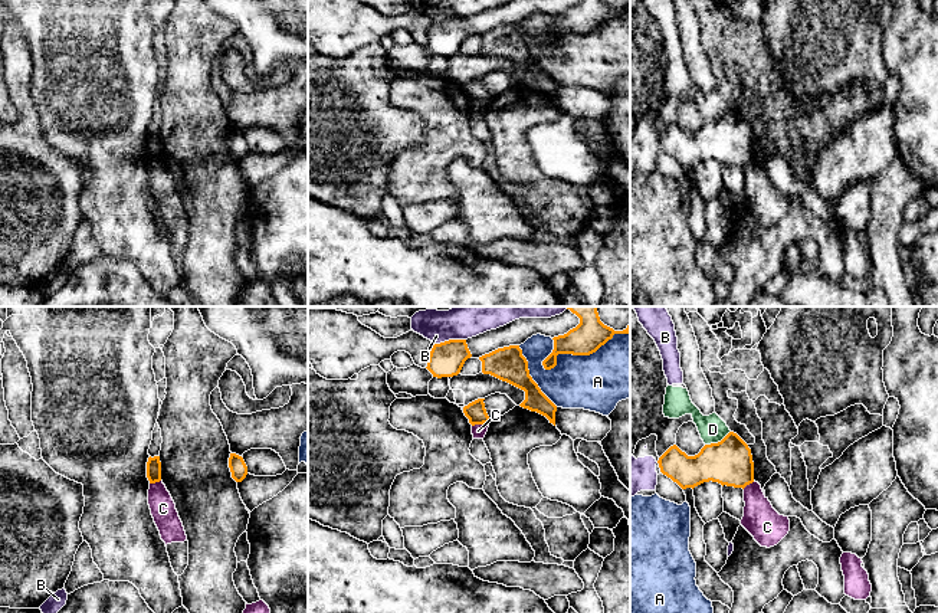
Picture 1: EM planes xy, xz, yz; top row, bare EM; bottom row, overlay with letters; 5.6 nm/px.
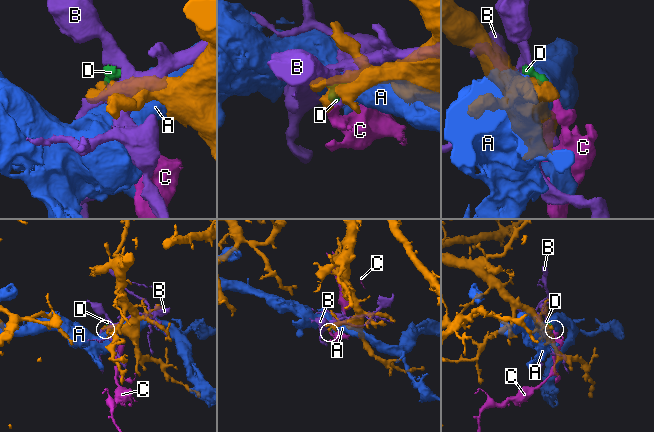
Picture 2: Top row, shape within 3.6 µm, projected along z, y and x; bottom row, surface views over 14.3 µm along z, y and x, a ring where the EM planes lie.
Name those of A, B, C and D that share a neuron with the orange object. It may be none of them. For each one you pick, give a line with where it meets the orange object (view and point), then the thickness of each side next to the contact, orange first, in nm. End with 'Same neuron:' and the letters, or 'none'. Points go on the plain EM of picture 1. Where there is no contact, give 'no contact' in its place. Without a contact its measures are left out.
Same neuron: none

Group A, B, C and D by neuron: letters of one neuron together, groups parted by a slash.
A / B D / C

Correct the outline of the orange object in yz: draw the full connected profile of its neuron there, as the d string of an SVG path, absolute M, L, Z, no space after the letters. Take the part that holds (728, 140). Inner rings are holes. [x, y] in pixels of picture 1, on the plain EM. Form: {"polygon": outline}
{"polygon": "M734 109L721 119L705 122L695 134L688 134L676 122L657 138L660 150L682 167L704 160L745 165L754 160L754 140L748 122Z"}

